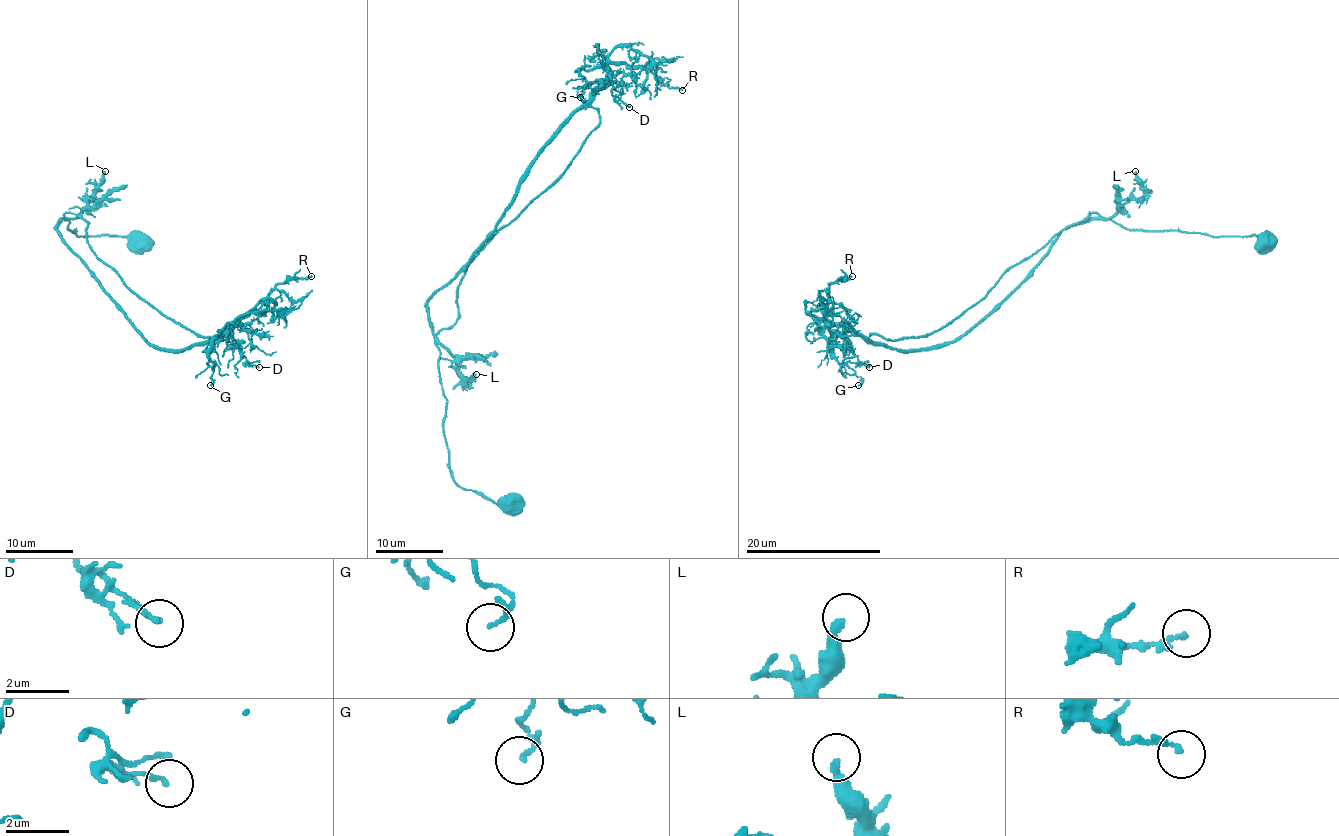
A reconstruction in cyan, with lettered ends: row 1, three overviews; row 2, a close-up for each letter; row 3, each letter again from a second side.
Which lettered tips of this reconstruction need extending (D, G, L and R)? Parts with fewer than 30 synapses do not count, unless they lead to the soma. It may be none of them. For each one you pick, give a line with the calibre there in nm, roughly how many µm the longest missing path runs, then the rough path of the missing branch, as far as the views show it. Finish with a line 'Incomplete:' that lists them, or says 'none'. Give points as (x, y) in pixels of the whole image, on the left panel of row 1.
Incomplete: none

